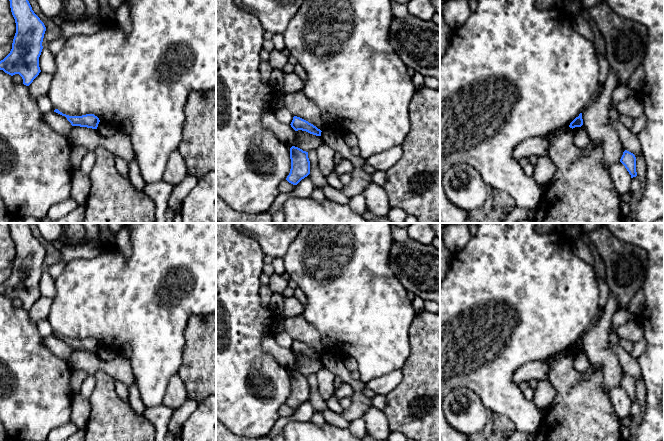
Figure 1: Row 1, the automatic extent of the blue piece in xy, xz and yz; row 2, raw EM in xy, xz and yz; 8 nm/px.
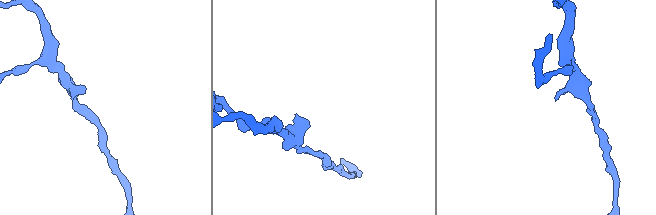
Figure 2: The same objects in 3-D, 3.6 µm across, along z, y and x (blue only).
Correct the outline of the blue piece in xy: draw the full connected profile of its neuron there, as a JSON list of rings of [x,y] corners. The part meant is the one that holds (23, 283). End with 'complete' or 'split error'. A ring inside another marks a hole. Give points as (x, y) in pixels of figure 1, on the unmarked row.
[[[28,223],[9,225],[16,257],[10,277],[0,285],[0,294],[11,300],[19,298],[23,308],[29,310],[41,296],[39,281],[46,251],[32,234]]]; complete

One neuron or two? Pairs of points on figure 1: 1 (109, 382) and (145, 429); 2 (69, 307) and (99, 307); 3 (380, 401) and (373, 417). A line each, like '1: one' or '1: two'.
1: one
2: one
3: two

